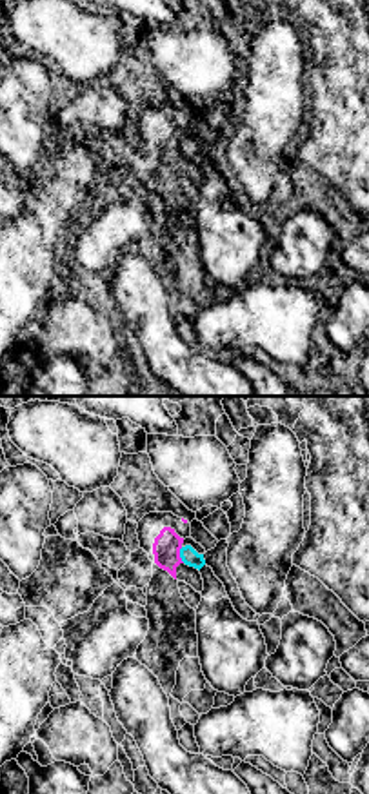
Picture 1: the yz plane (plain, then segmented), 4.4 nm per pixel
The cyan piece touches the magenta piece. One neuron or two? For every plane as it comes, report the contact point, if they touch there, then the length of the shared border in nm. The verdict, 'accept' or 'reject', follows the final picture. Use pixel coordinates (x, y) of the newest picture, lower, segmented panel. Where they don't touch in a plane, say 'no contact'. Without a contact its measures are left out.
meets cyan at (180, 555); contact 70 nm long

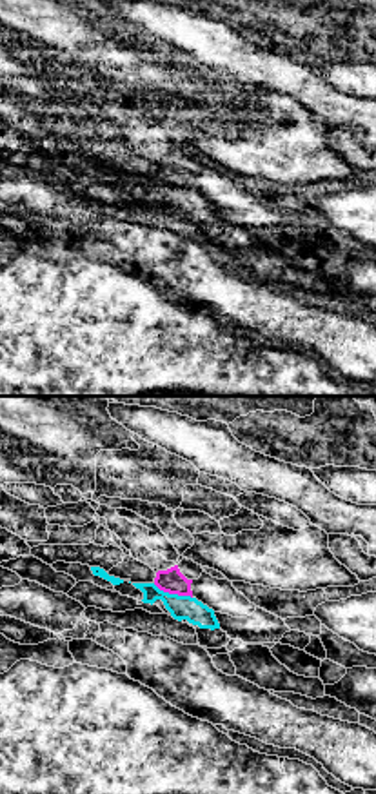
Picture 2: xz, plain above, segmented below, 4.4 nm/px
meets cyan at (173, 595); contact 190 nm long

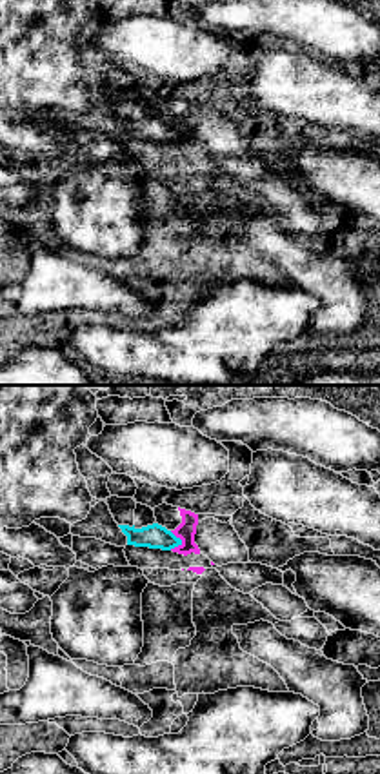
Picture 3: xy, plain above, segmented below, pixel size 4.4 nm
meets cyan at (180, 540); contact 90 nm long

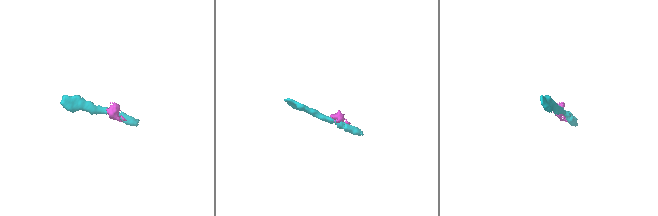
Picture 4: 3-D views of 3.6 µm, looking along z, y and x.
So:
reject

